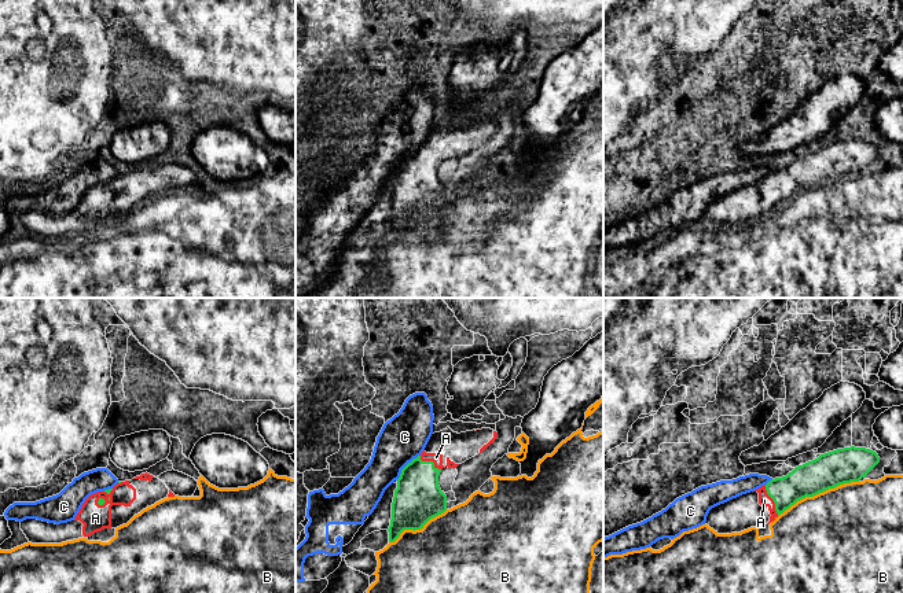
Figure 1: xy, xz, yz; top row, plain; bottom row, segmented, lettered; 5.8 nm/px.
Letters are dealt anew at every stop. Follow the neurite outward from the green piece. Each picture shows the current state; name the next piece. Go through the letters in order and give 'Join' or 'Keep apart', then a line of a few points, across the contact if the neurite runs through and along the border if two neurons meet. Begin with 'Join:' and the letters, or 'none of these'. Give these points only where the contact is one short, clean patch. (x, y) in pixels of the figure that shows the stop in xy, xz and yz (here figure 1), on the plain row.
Join: A
A: Join
B: Keep apart
C: Keep apart

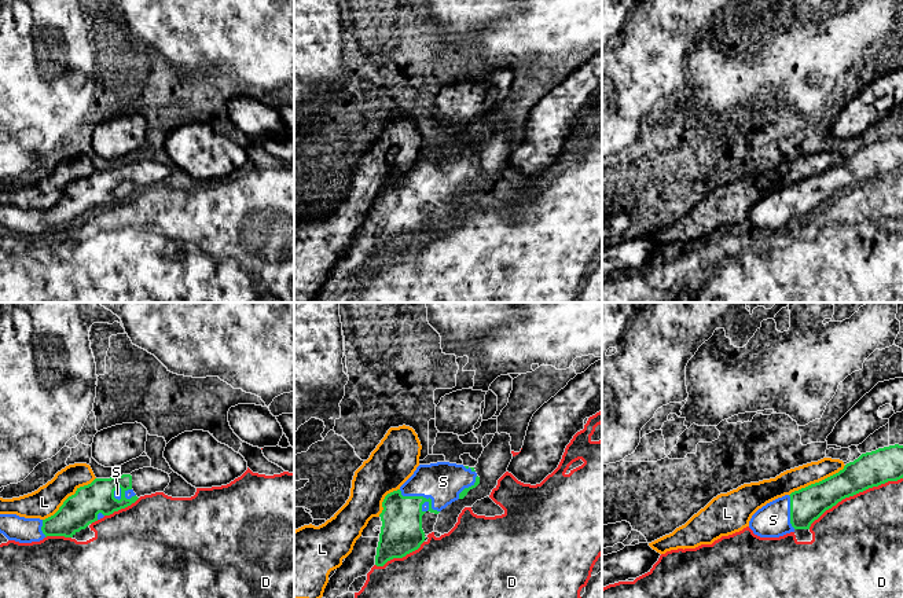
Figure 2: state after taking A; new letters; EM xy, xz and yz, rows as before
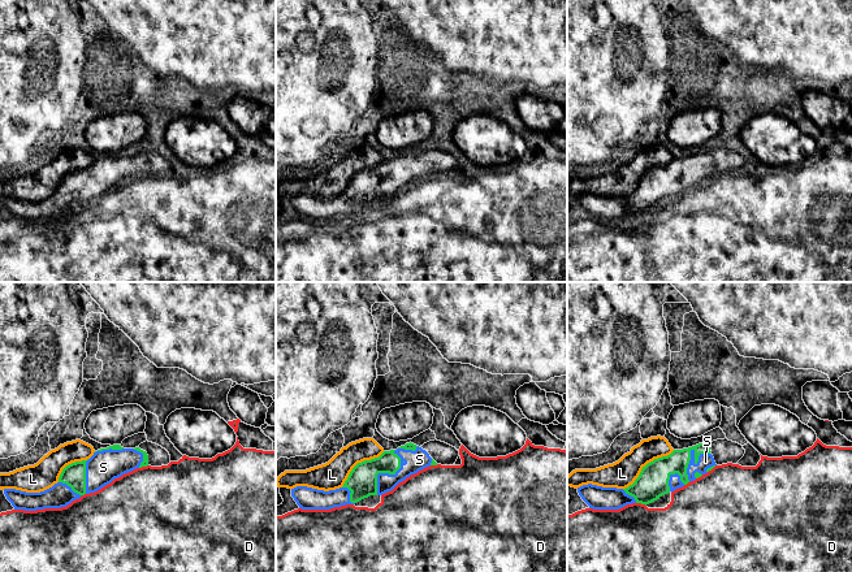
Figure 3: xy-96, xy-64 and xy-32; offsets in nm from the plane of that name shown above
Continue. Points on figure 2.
Join: S
D: Keep apart
L: Keep apart
S: Join

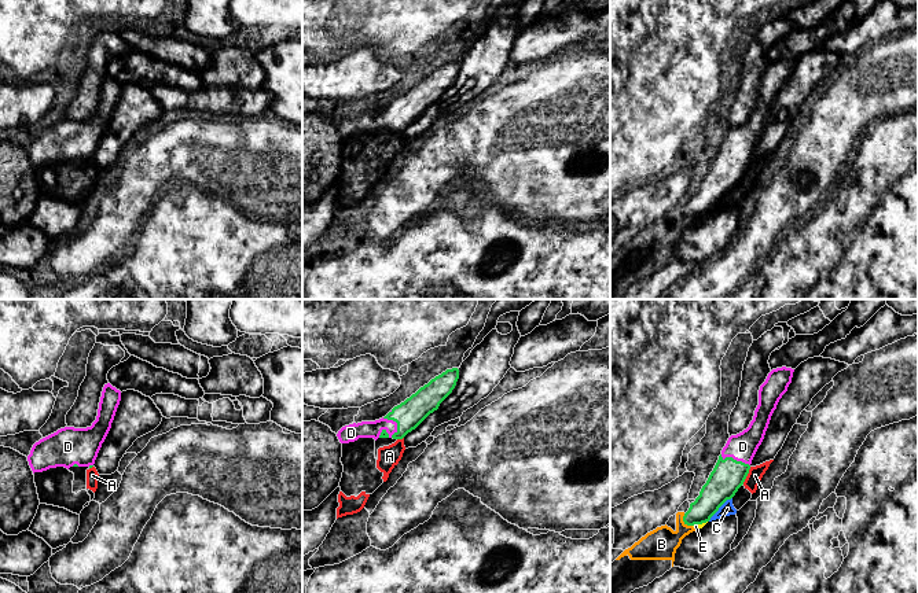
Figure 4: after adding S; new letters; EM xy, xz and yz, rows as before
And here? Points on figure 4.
Join: D
A: Keep apart. Line: yz (751, 159), (742, 176)
B: Keep apart. Line: yz (683, 206), (683, 213), (691, 218)
C: Keep apart. Line: yz (731, 190), (708, 213)
D: Join. Line: xz (408, 107), (388, 128), (384, 122), (351, 125)
E: Keep apart. Line: yz (707, 213), (693, 218)

